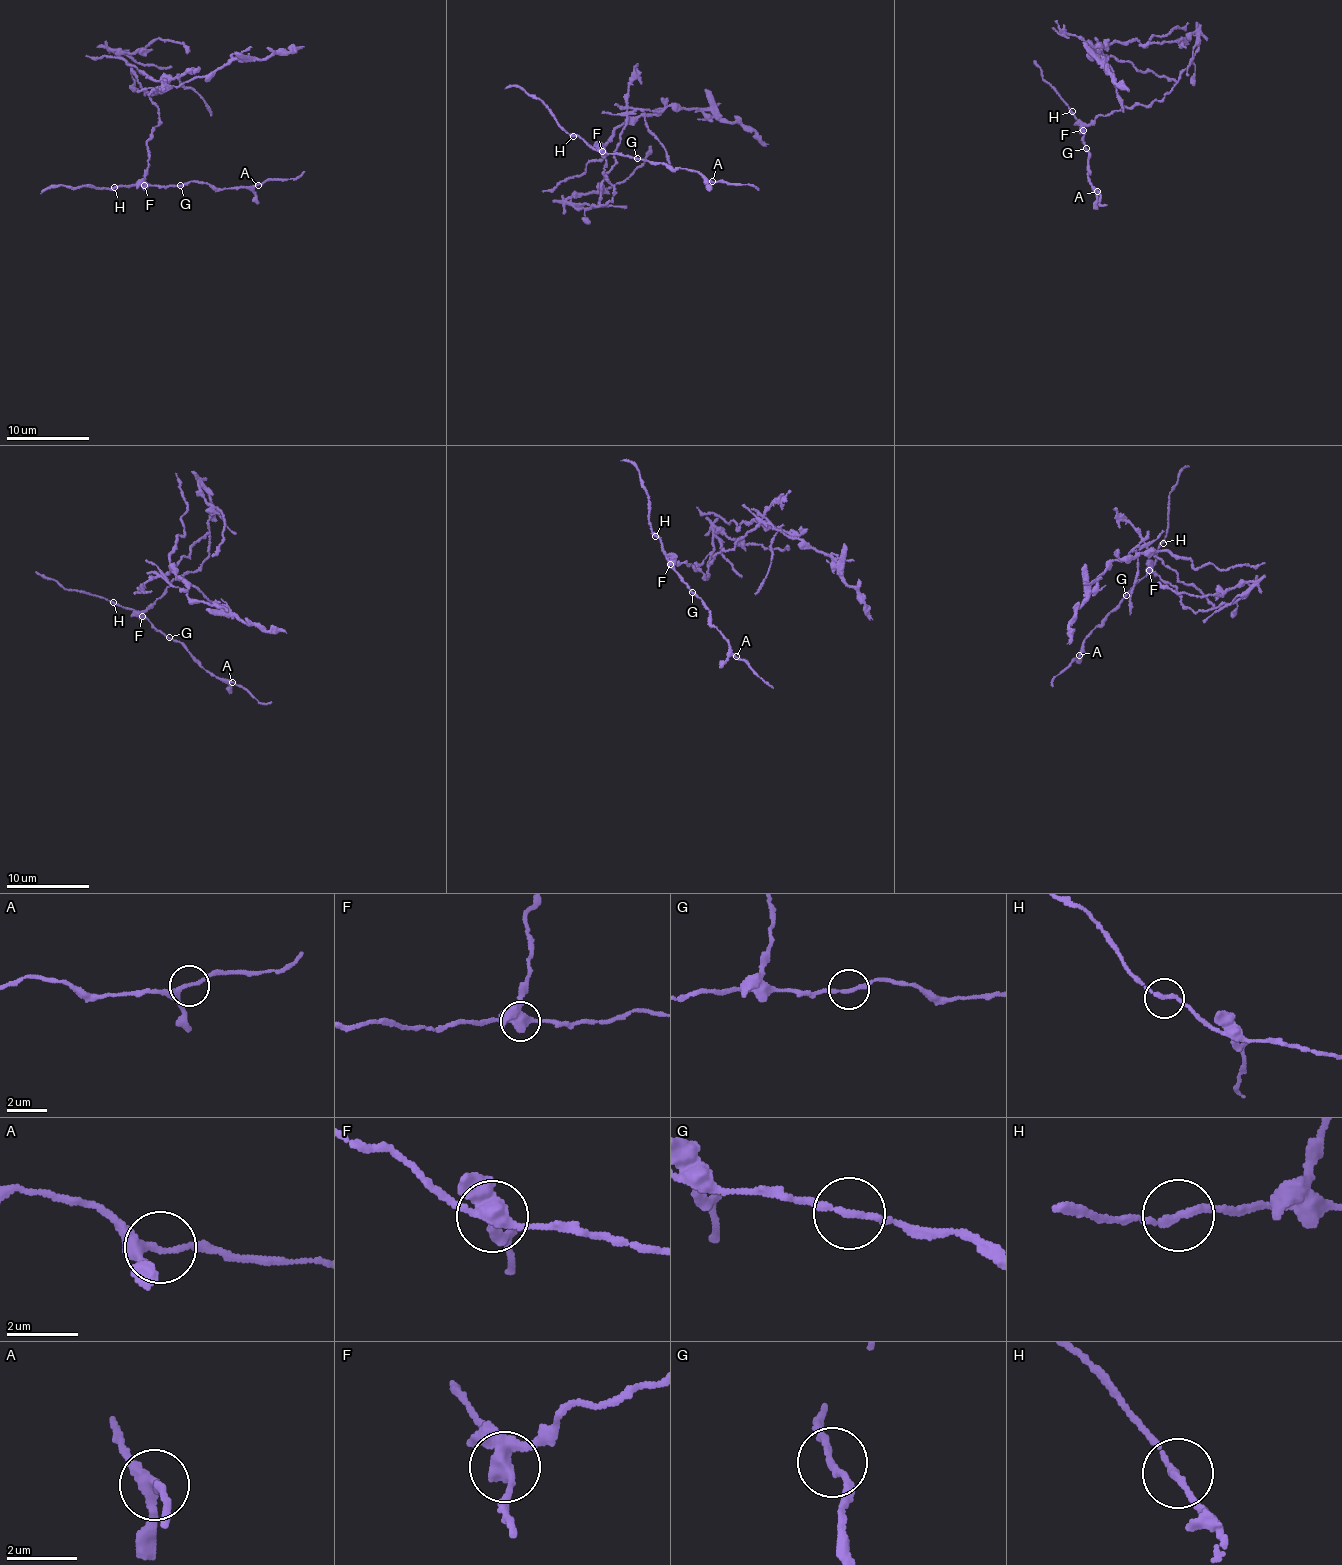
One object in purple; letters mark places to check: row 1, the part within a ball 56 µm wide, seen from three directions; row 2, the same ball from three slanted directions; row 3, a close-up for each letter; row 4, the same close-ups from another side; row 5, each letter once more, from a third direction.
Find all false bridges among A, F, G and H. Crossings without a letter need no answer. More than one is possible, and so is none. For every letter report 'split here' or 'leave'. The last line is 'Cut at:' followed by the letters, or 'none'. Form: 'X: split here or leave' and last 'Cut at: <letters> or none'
A: leave
F: split here
G: leave
H: leave
Cut at: F

